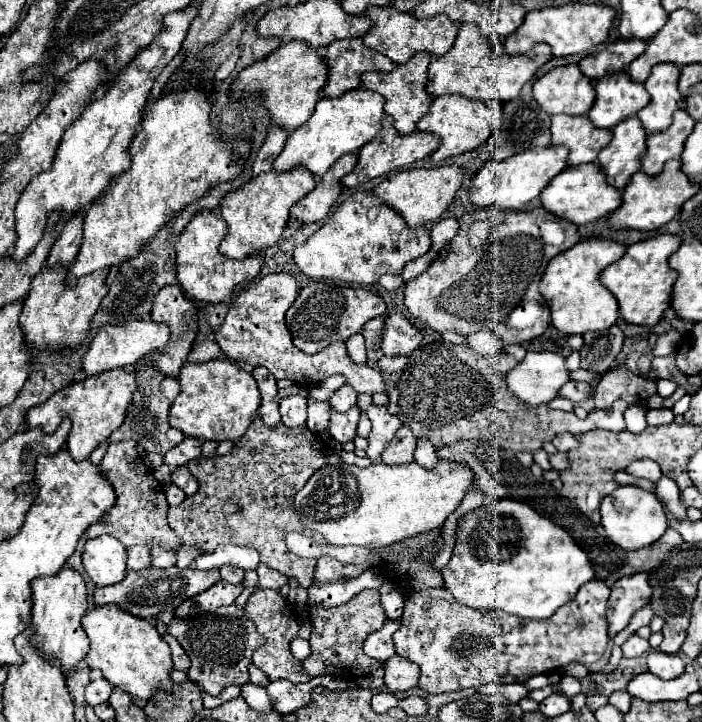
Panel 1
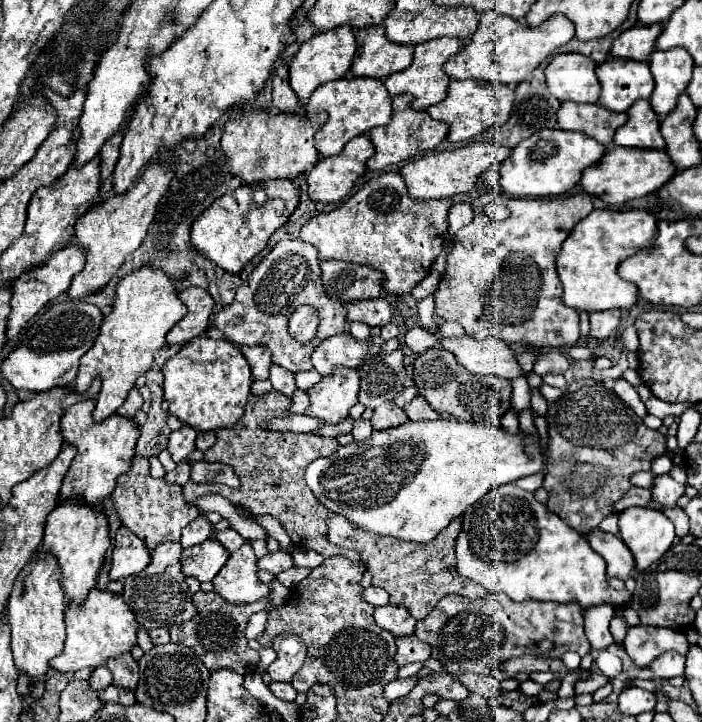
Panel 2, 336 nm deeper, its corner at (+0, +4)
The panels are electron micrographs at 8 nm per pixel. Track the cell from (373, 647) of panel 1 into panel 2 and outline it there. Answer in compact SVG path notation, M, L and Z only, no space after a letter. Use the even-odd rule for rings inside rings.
M378 606L374 610L374 618L378 626L384 626L384 630L390 630L394 636L408 636L414 634L414 616L408 612L406 606Z

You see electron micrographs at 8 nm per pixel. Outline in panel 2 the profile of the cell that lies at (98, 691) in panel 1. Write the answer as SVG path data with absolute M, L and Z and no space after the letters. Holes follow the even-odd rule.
M102 664L100 668L96 668L94 672L92 672L92 676L90 676L90 686L94 688L94 690L104 690L104 686L110 686L112 684L112 674L110 674L110 670L106 668L106 664Z

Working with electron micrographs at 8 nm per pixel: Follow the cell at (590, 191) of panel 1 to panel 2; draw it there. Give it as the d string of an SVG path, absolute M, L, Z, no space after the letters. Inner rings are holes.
M612 146L600 170L584 170L584 178L580 180L580 186L588 194L602 198L606 204L624 204L626 200L640 198L660 190L676 172L678 168L668 158L666 150L632 150L632 148Z

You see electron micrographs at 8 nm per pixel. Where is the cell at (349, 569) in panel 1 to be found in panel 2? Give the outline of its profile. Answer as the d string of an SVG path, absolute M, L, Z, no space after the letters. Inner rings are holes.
M328 512L326 522L328 522L328 540L340 548L356 550L362 556L366 570L372 574L372 586L384 588L390 594L390 604L404 604L416 620L426 618L428 612L448 594L466 596L470 600L486 594L486 590L480 584L462 578L456 572L454 546L462 528L460 518L454 518L430 544L416 544L406 540L400 542L390 536L372 534L354 526L348 518L334 512Z

